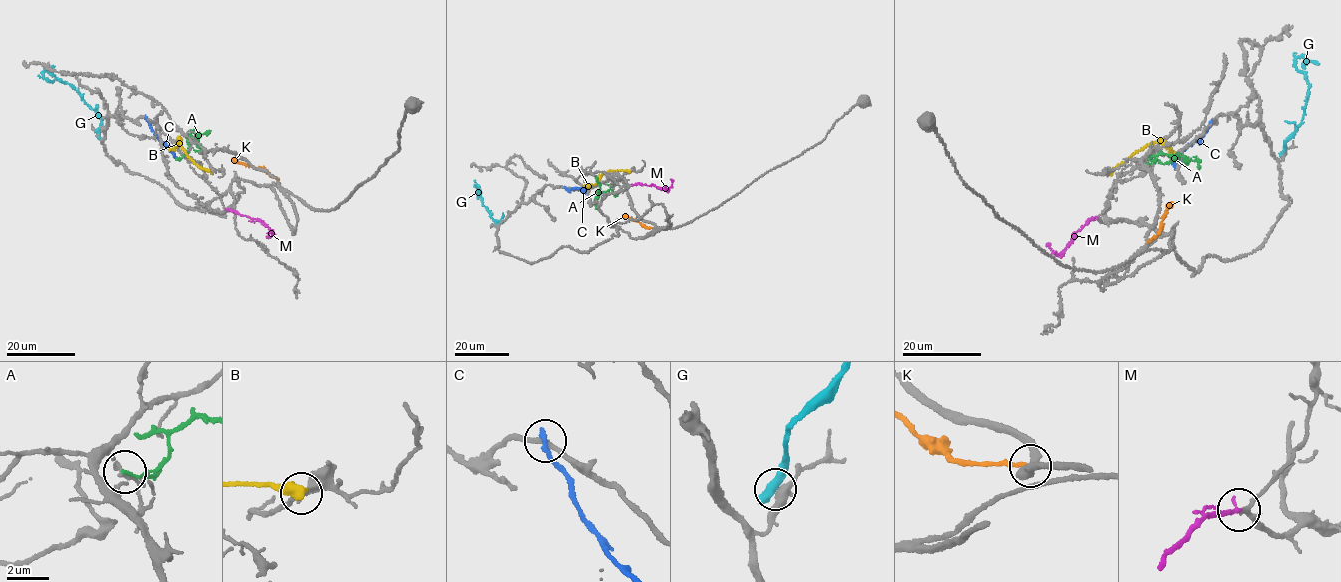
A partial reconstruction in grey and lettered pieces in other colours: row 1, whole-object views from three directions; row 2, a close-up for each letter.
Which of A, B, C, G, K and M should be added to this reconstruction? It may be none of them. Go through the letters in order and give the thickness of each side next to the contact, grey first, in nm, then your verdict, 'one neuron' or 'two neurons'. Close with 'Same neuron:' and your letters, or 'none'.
A: calibres 100 and 140 nm; two neurons
B: calibres 220 and 600 nm; two neurons
C: calibres 220 and 280 nm; two neurons
G: calibres 400 and 600 nm; two neurons
K: calibres 280 and 170 nm; two neurons
M: calibres 140 and 240 nm; one neuron
Same neuron: M

